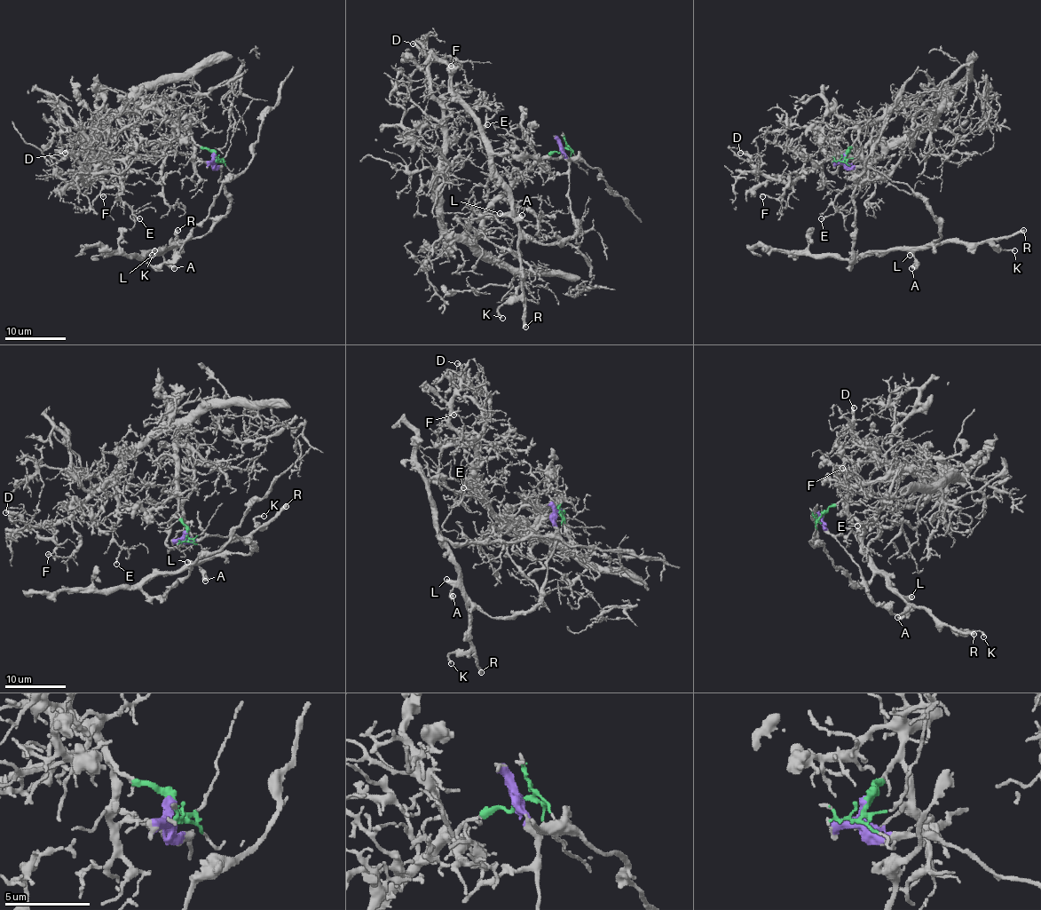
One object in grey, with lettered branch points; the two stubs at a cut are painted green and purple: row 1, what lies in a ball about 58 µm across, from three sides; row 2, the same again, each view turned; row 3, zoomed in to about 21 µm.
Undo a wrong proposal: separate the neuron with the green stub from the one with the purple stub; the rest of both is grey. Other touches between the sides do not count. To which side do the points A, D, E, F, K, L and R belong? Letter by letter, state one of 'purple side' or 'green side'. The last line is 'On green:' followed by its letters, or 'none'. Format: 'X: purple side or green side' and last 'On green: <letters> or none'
A: purple side
D: green side
E: green side
F: green side
K: purple side
L: purple side
R: purple side
On green: D, E, F

